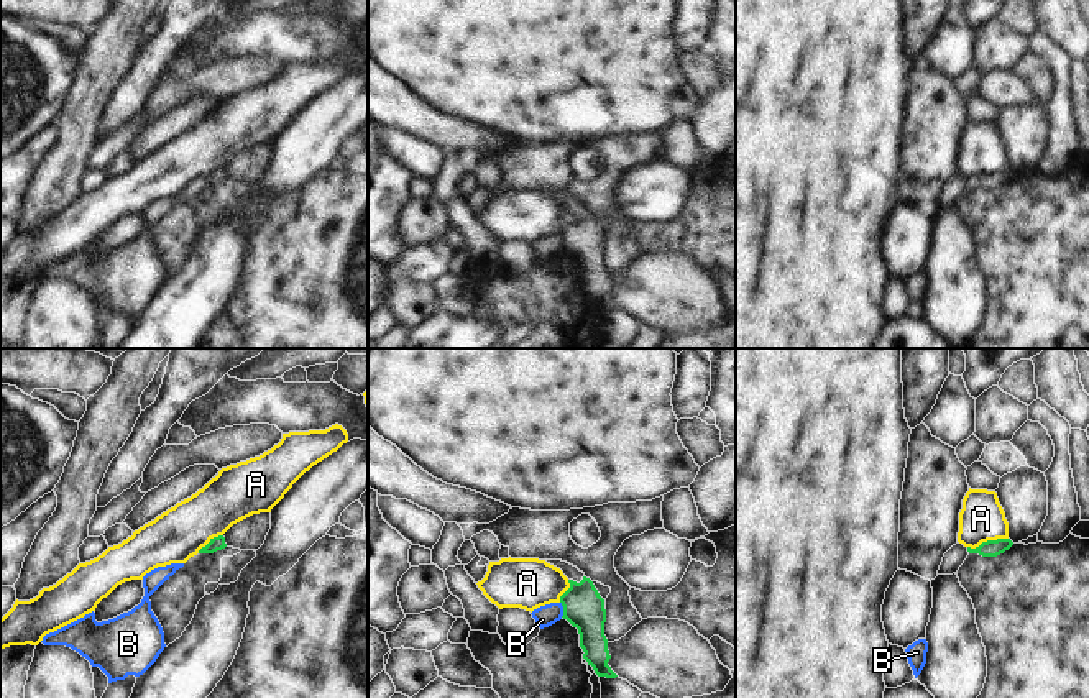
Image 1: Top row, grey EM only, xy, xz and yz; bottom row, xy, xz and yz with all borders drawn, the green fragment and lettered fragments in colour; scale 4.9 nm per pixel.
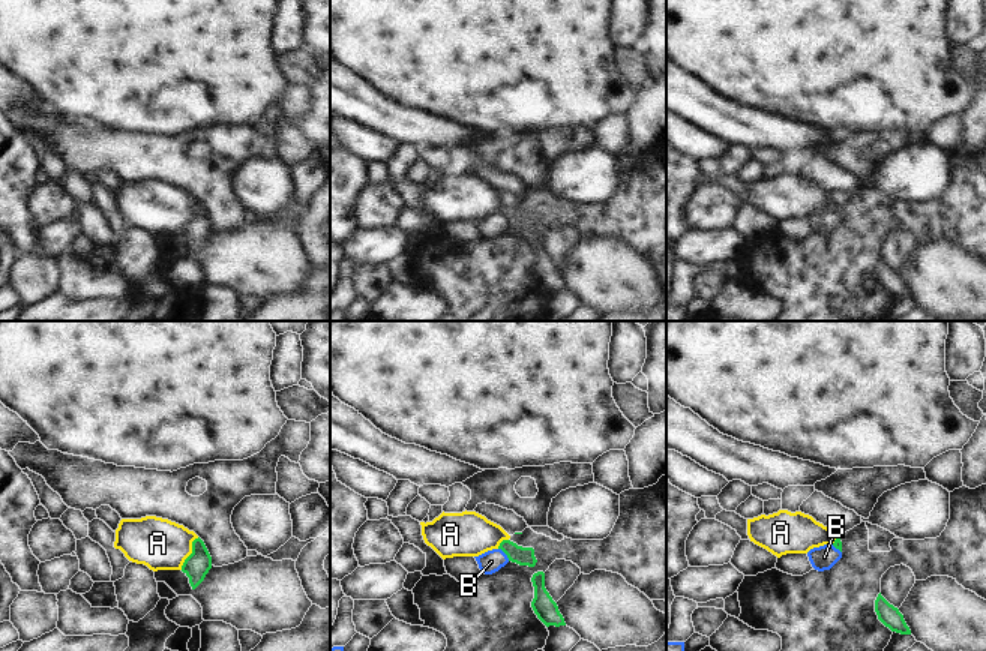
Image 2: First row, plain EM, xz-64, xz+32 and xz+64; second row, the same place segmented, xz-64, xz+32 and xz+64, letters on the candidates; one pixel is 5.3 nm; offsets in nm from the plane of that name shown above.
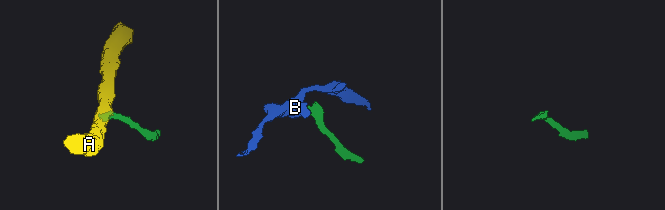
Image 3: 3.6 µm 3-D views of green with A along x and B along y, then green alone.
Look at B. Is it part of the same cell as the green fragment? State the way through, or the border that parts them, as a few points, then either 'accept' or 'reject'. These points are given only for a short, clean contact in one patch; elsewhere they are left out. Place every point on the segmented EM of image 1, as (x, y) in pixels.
border along xz (560, 601), (562, 616); reject

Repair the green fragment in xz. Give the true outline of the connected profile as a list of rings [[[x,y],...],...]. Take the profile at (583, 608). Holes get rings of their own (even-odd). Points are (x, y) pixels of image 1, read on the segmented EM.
[[[545,560],[560,568],[568,578],[570,588],[560,596],[563,619],[567,619],[580,634],[583,659],[593,667],[598,677],[616,678],[618,675],[608,665],[611,655],[604,636],[606,609],[593,581],[577,567],[562,560]]]

